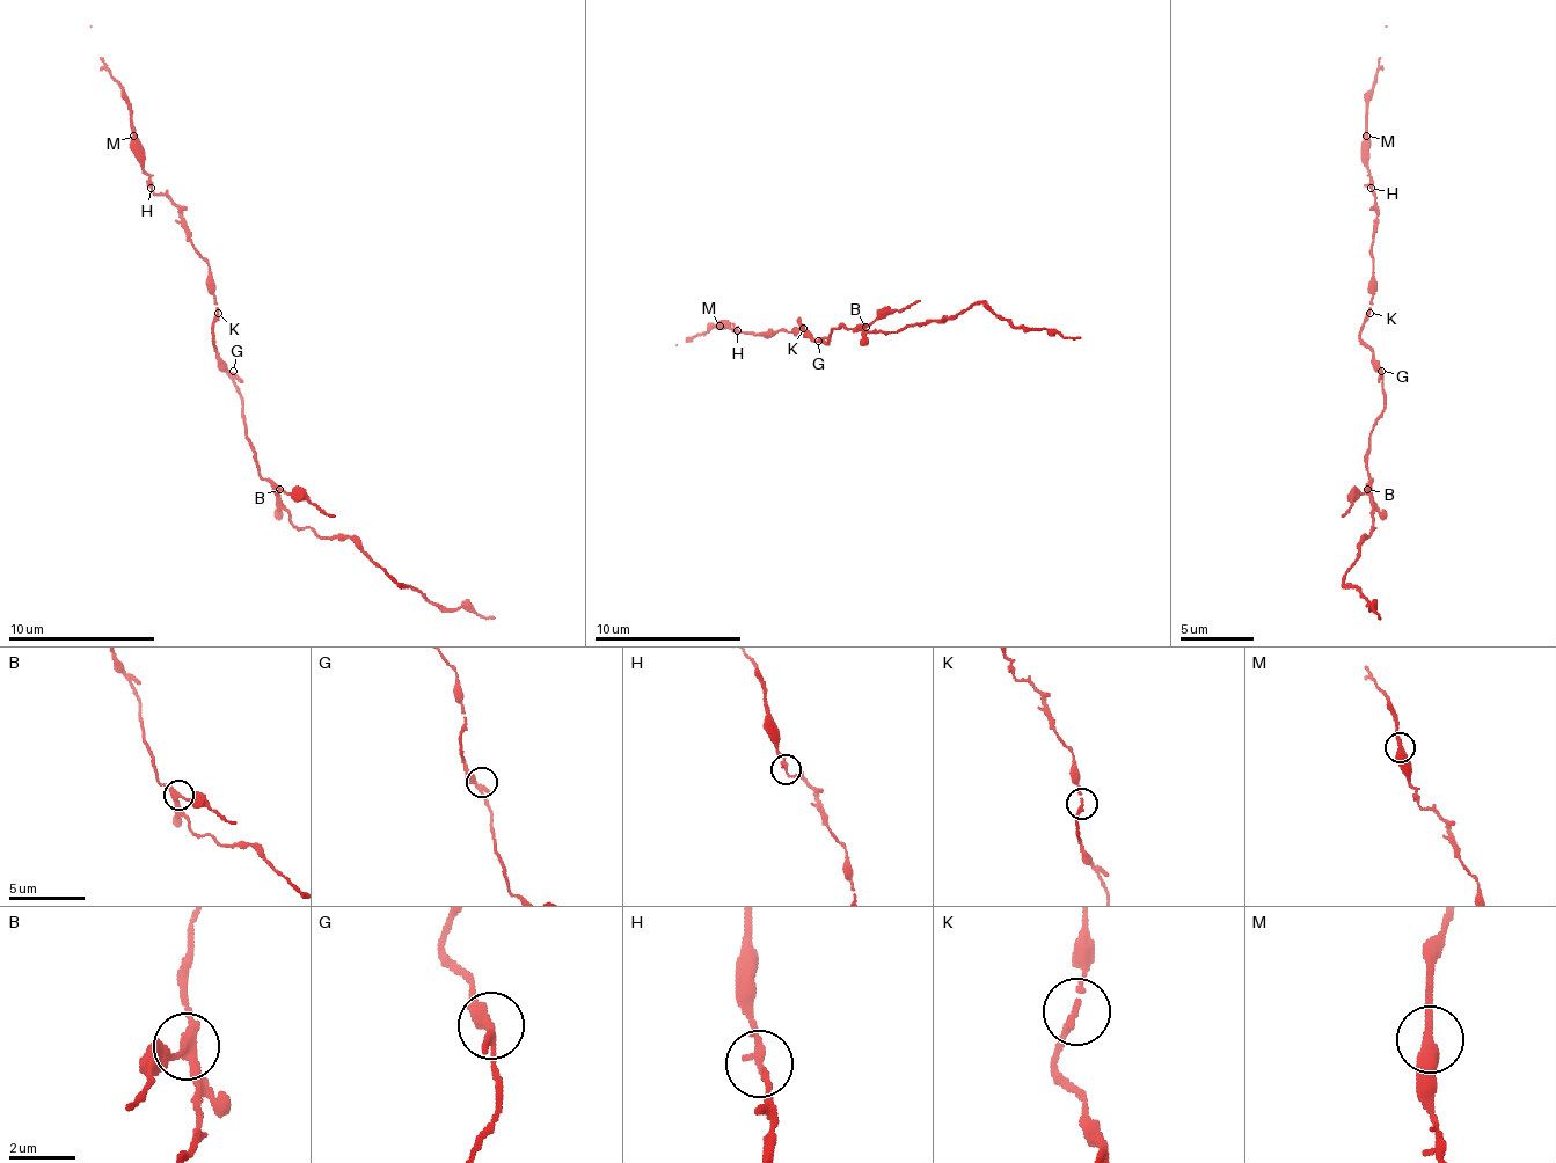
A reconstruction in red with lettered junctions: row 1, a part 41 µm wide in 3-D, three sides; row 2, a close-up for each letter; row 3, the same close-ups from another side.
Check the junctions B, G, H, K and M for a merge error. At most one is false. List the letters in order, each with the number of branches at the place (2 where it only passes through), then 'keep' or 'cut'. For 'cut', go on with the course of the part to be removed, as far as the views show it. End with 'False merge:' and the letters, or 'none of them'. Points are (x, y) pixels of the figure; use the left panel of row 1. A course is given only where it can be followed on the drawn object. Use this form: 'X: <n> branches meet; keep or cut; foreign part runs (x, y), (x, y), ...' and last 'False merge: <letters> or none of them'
B: 3 branches meet; cut; foreign part runs (280, 488), (336, 518)
G: 2 branches meet; keep
H: 2 branches meet; keep
K: 2 branches meet; keep
M: 2 branches meet; keep
False merge: B

